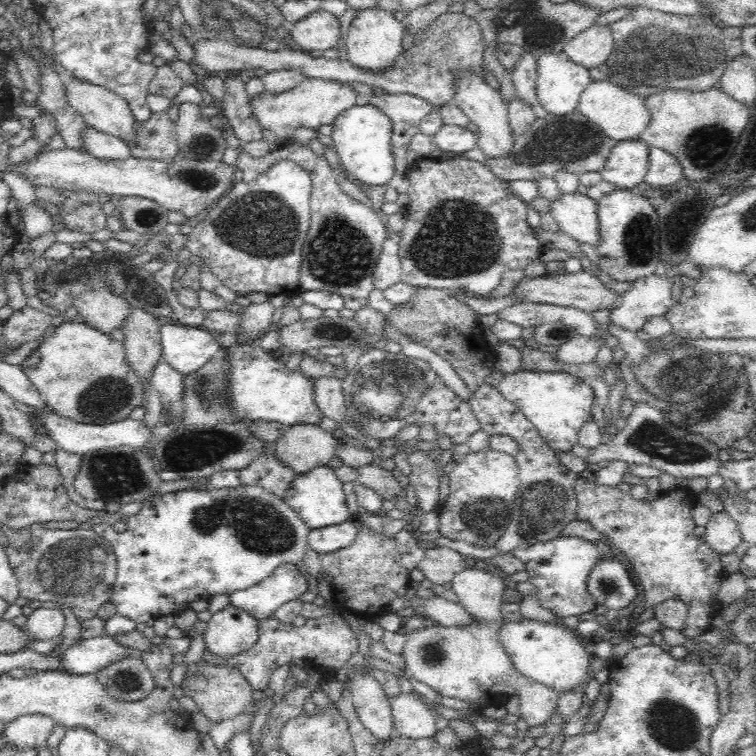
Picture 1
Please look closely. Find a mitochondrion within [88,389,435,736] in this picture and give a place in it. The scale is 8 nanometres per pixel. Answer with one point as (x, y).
(262, 528)

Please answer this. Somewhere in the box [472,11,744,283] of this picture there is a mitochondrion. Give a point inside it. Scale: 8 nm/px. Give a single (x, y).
(648, 57)

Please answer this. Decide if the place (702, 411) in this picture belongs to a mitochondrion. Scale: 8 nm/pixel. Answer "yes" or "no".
yes

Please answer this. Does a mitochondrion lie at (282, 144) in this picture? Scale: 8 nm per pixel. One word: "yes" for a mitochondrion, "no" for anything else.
no

